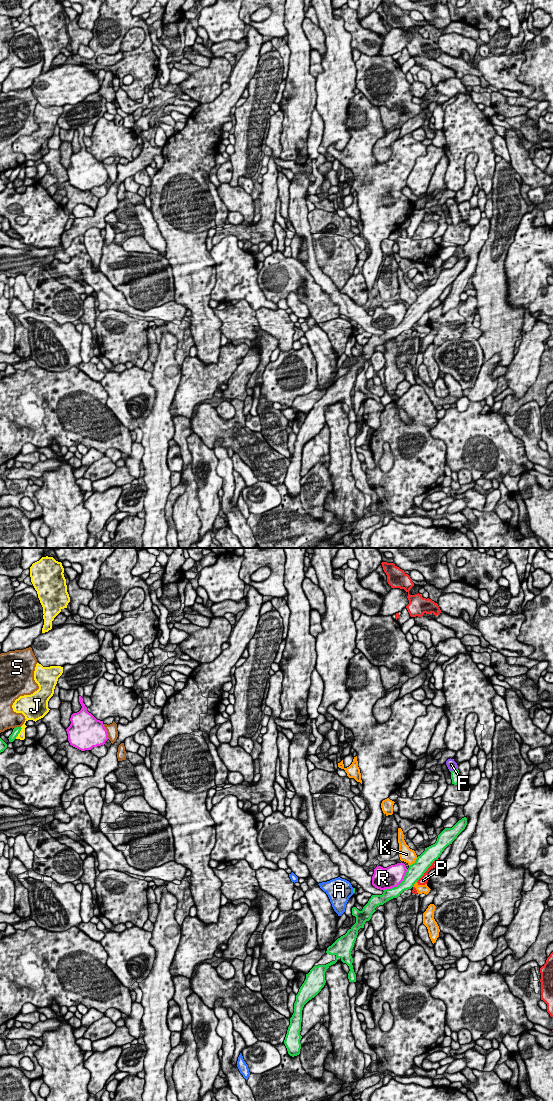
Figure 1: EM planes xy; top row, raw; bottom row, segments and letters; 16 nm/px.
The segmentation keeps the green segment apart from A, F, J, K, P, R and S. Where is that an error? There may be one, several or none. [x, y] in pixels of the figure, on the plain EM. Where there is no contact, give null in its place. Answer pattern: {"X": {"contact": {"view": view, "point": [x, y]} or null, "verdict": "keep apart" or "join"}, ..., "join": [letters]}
{"A": {"contact": {"view": "xy", "point": [353, 331]}, "verdict": "keep apart"}, "F": {"contact": {"view": "xy", "point": [453, 210]}, "verdict": "join"}, "J": {"contact": {"view": "xy", "point": [18, 173]}, "verdict": "keep apart"}, "K": {"contact": {"view": "xy", "point": [413, 303]}, "verdict": "keep apart"}, "P": {"contact": {"view": "xy", "point": [427, 309]}, "verdict": "keep apart"}, "R": {"contact": {"view": "xy", "point": [399, 324]}, "verdict": "keep apart"}, "S": {"contact": {"view": "xy", "point": [17, 167]}, "verdict": "keep apart"}, "join": ["F"]}

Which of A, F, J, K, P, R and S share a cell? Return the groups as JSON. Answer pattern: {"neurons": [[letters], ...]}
{"neurons": [["A"], ["F"], ["J"], ["K"], ["P"], ["R"], ["S"]]}

